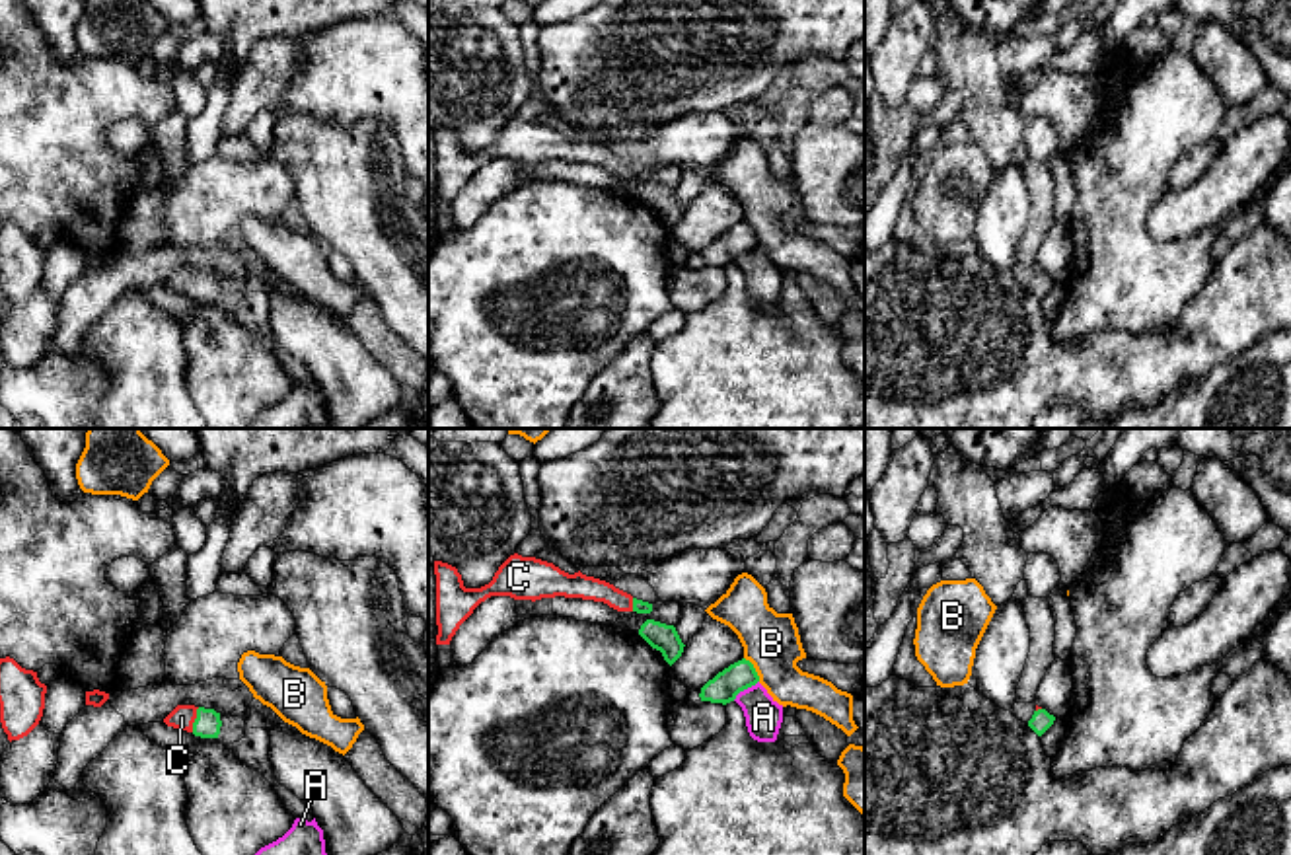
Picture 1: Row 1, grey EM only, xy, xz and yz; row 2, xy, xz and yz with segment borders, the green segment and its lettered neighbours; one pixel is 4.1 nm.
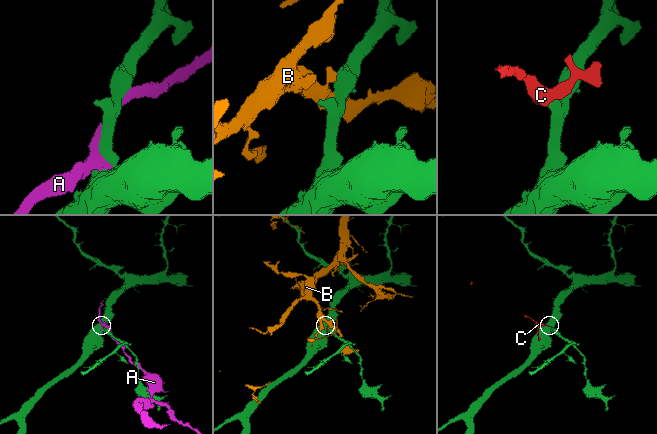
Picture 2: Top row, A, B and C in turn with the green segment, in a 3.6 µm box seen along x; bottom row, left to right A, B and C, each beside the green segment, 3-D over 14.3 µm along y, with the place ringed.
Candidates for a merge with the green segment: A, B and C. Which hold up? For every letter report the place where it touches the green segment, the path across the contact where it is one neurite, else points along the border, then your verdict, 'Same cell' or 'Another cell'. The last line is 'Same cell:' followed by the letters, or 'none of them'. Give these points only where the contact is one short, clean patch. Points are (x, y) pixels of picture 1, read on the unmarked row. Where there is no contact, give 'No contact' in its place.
A: Touches green at xz (744, 252). Another cell
B: Touches green at xz (754, 232). Another cell
C: Touches green at xy (195, 283). Path across: xy (207, 289), (195, 283), (182, 281). Same cell
Same cell: C

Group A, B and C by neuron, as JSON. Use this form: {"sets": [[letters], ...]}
{"sets": [["A"], ["B"], ["C"]]}

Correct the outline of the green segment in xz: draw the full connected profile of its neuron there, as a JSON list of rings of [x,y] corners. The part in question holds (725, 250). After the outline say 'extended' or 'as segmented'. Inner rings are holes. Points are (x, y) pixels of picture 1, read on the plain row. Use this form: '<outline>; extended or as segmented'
[[[746,222],[730,228],[701,251],[701,265],[730,267],[736,259],[759,245],[754,228]]]; as segmented

